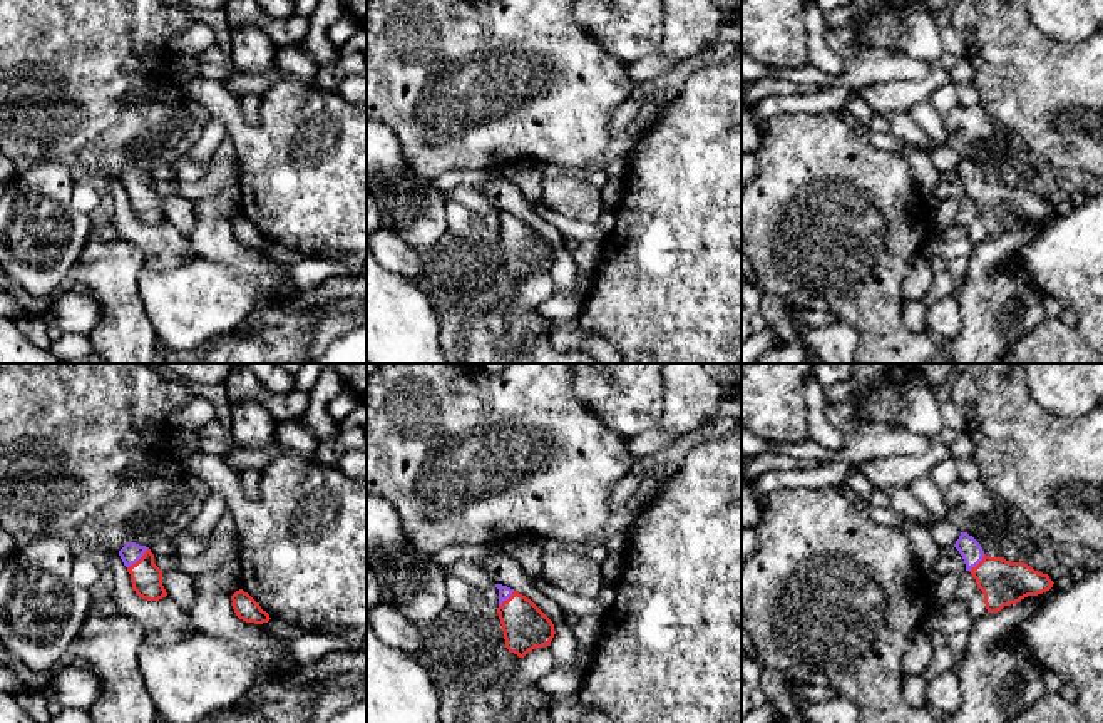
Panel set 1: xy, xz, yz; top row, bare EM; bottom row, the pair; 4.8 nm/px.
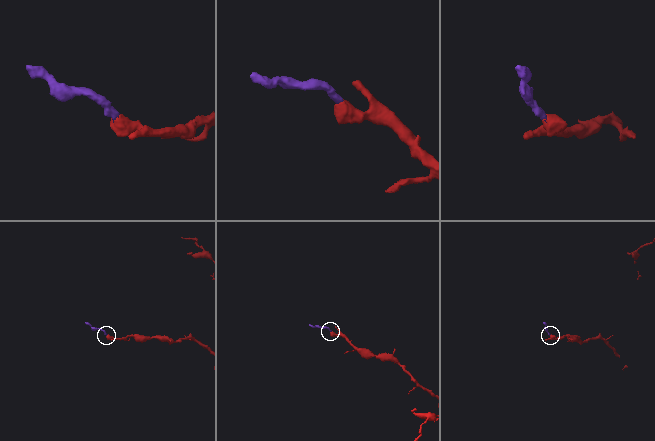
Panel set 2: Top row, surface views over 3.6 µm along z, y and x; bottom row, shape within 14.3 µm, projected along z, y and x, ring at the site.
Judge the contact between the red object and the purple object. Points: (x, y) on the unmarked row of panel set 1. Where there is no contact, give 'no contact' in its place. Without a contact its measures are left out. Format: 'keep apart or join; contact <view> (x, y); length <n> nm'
join; contact xy (139, 184); length 140 nm

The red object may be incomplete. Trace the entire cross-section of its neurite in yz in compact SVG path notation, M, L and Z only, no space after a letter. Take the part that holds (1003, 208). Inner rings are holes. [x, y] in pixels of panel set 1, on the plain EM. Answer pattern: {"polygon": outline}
{"polygon": "M961 157L954 172L962 181L966 196L976 204L977 214L982 216L988 238L998 238L1028 221L1043 219L1054 209L1048 199L1024 187L986 181L979 167L967 157Z"}

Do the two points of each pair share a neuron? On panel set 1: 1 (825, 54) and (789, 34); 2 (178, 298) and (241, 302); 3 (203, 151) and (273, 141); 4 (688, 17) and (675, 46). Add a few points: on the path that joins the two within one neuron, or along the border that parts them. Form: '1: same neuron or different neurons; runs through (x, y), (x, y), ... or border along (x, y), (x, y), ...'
1: different neurons; border along (802, 17), (807, 27), (809, 62)
2: same neuron; runs through (193, 298), (226, 300)
3: different neurons; border along (213, 116), (223, 121), (226, 133)
4: same neuron; runs through (688, 24), (688, 30), (682, 39)

